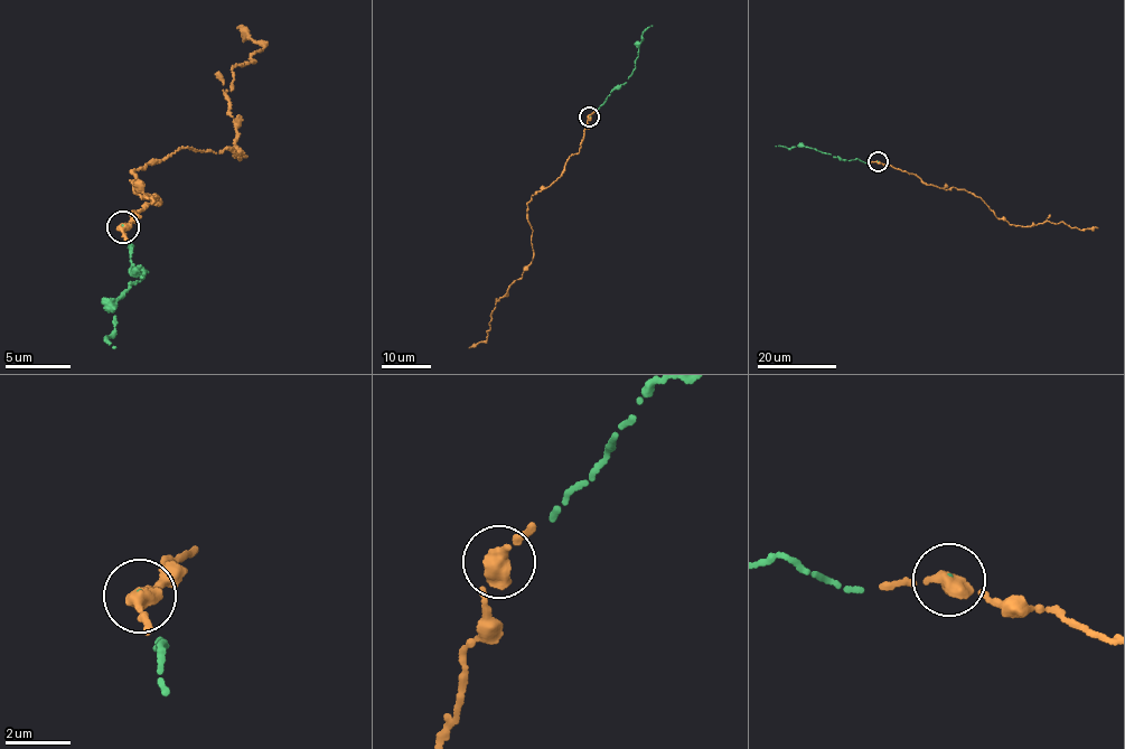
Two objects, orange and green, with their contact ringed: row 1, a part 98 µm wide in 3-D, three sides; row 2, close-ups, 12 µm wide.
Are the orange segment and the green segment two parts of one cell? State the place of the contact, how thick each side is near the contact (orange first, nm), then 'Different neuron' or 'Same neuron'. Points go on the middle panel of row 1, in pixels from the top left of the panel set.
Place: (589, 116). Thickness 400 nm (orange) against 50 nm. Same neuron

